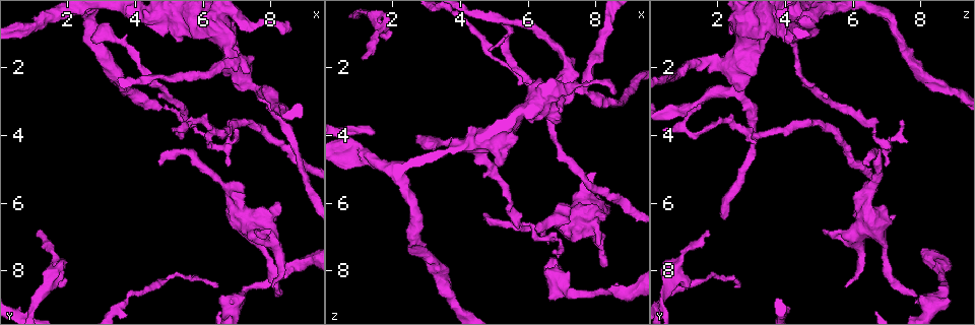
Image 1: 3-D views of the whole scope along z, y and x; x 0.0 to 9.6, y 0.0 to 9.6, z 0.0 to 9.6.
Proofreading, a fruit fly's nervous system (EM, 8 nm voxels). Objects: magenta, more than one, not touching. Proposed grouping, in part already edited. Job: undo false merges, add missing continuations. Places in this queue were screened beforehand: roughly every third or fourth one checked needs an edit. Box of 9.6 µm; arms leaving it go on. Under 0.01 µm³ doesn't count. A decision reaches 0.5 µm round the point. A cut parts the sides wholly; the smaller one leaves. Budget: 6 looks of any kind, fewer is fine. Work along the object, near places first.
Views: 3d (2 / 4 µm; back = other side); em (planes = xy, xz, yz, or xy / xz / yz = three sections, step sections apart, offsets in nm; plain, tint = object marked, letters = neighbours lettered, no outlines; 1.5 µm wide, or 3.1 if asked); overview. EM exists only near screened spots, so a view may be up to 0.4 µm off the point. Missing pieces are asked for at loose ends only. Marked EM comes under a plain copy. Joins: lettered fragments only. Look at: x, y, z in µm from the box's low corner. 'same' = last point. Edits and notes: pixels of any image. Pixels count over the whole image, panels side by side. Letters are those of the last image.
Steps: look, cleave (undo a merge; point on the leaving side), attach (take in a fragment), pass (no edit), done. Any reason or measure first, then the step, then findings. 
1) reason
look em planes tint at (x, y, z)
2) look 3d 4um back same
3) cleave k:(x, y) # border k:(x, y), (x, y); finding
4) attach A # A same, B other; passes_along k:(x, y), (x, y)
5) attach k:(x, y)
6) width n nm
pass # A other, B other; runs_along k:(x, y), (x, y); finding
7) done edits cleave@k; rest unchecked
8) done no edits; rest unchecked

look 3d 4um at (6.45, 8.50, 2.55)

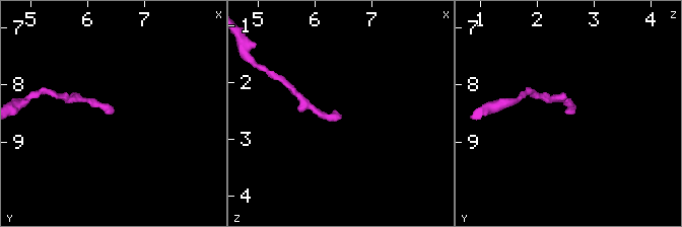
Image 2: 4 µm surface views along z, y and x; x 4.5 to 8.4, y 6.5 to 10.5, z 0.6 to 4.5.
look em xz step 8 tint at (6.40, 8.50, 2.55)

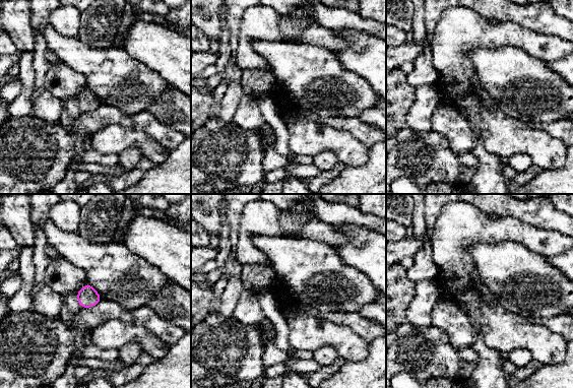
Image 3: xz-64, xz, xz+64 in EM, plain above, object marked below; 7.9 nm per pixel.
another direction
look em planes letters same

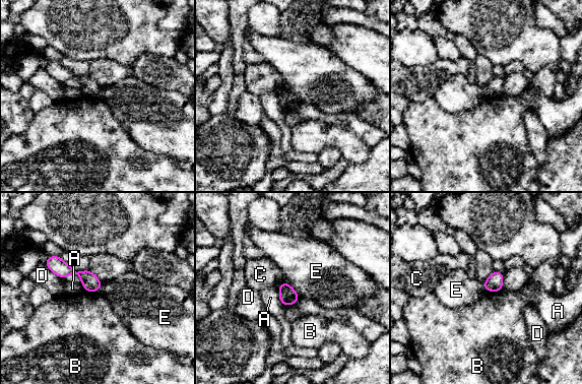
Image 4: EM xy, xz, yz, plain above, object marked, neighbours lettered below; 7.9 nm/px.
pass # A other, B other, C other, D other, E other; border 4:(284, 281), (292, 286), (300, 298); none of them fits

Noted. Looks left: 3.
tapers out
look 3d 2um at (1.20, 6.80, 1.65)

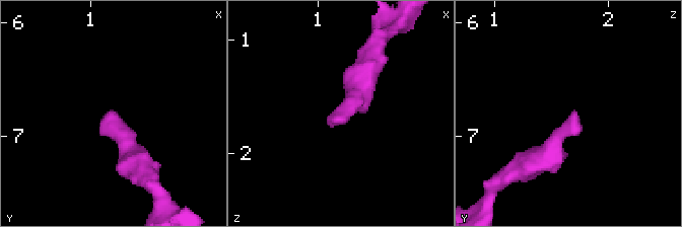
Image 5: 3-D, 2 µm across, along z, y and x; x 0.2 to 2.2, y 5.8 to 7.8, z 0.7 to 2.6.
now the EM
look em planes letters at (1.22, 6.78, 1.70)

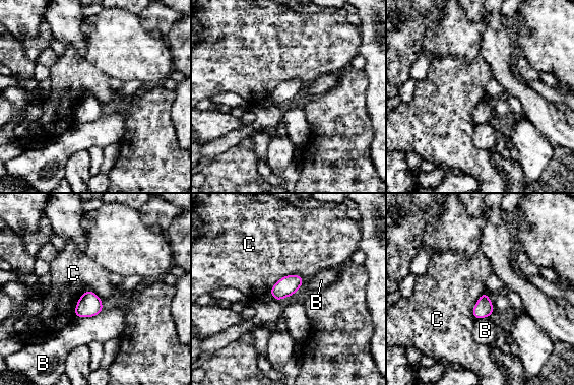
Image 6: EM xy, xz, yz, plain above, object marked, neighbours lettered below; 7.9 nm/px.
width 140 nm
pass # B other, C other; border 6:(102, 300), (86, 291), (74, 316); no lettered fragment goes on from it

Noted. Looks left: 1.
done no edits; rest unchecked

